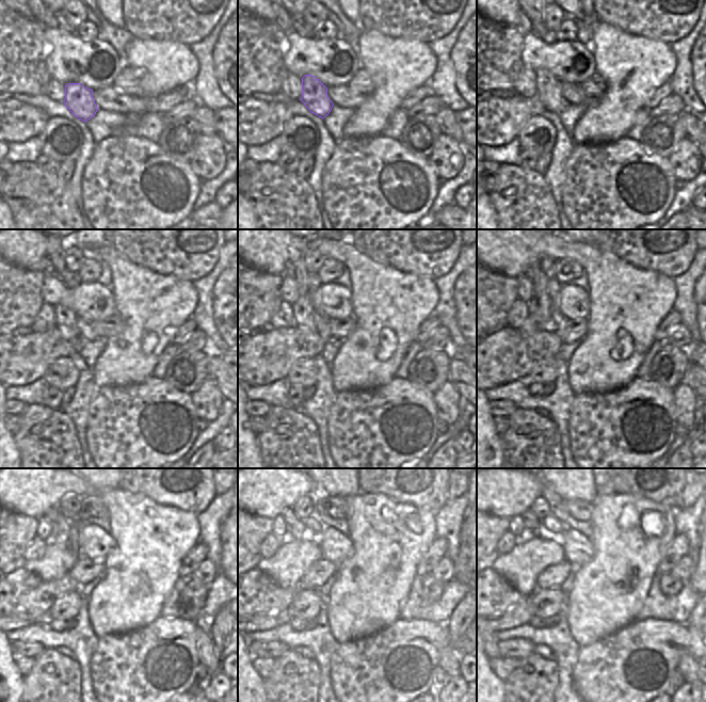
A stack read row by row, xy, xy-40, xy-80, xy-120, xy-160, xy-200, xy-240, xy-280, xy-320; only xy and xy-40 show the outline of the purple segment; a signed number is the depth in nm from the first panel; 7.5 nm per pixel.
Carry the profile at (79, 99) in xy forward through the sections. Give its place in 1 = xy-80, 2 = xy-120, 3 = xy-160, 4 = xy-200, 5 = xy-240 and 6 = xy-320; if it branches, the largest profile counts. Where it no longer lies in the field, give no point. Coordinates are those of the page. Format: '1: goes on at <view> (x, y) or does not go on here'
1: goes on at xy-80 (548, 91)
2: goes on at xy-120 (65, 318)
3: goes on at xy-160 (302, 307)
4: goes on at xy-200 (539, 305)
5: goes on at xy-240 (59, 538)
6: goes on at xy-320 (527, 535)

